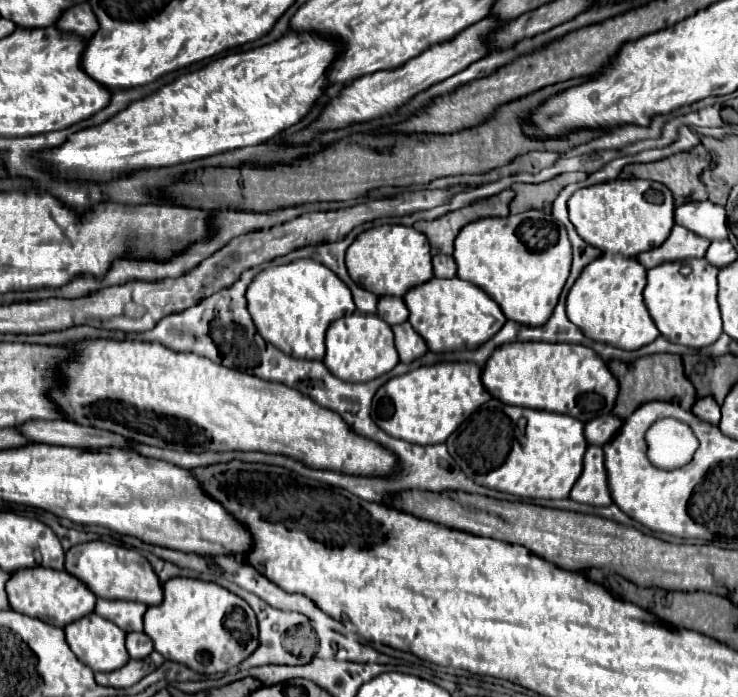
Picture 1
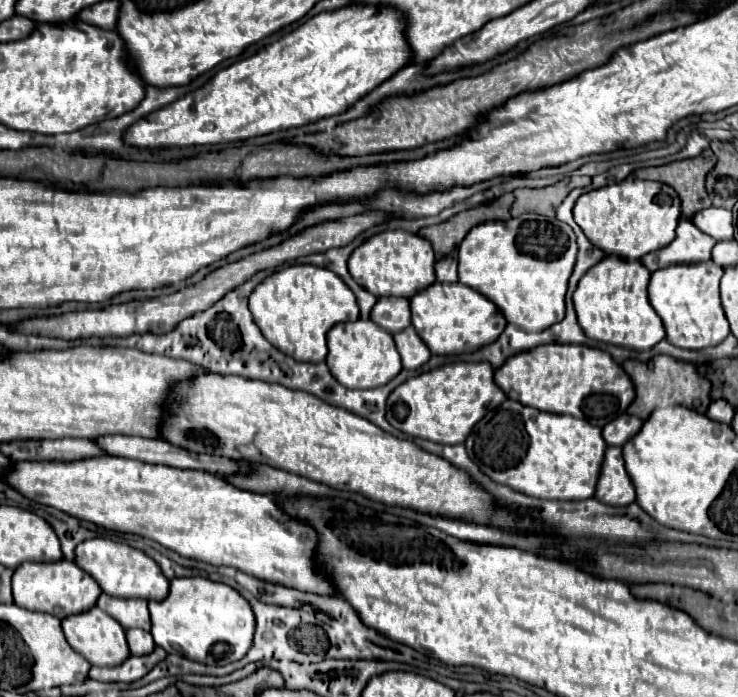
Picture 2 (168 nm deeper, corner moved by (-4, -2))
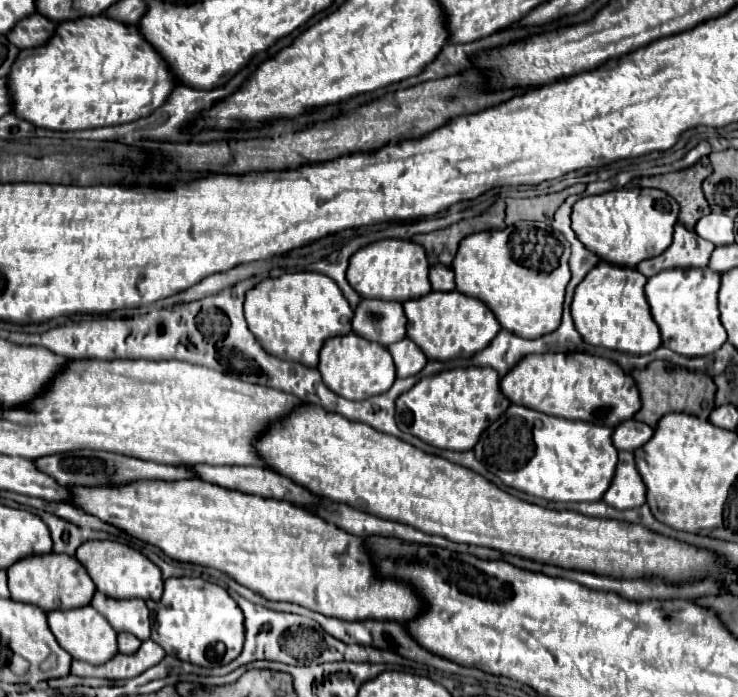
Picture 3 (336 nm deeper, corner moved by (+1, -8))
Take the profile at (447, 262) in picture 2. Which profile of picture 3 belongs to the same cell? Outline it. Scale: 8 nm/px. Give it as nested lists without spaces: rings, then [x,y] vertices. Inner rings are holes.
[[[433,265],[429,269],[429,279],[431,279],[433,289],[437,289],[437,291],[453,291],[455,289],[453,269],[447,265]]]

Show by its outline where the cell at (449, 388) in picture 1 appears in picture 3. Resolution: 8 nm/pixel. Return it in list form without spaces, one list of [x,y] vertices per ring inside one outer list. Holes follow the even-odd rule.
[[[489,367],[449,369],[431,377],[423,377],[413,389],[397,399],[397,425],[425,443],[441,449],[469,451],[477,445],[477,437],[493,423],[511,401],[499,389],[499,373]]]

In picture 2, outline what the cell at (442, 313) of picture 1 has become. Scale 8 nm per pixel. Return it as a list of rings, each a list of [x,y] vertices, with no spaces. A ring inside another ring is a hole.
[[[432,283],[410,299],[410,309],[412,325],[432,355],[460,355],[470,353],[470,349],[476,351],[486,343],[494,343],[506,327],[506,319],[500,309],[482,293],[462,283]]]

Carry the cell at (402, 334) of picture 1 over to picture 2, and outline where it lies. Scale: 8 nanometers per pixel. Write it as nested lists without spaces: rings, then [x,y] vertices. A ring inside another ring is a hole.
[[[406,327],[394,335],[404,369],[418,369],[430,359],[430,349],[422,343],[414,327]]]

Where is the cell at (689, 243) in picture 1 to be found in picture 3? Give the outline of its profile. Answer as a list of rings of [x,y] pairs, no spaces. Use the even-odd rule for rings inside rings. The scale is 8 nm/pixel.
[[[677,223],[671,247],[653,259],[641,261],[637,265],[637,271],[641,271],[645,277],[651,277],[659,271],[675,267],[705,267],[713,249],[715,245],[711,241],[697,237],[695,231],[689,231],[681,223]]]

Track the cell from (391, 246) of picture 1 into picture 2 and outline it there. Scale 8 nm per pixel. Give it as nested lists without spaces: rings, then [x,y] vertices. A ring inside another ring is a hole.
[[[402,229],[382,231],[356,247],[348,259],[348,271],[358,285],[362,285],[376,297],[394,295],[410,299],[412,295],[436,281],[432,243]]]

